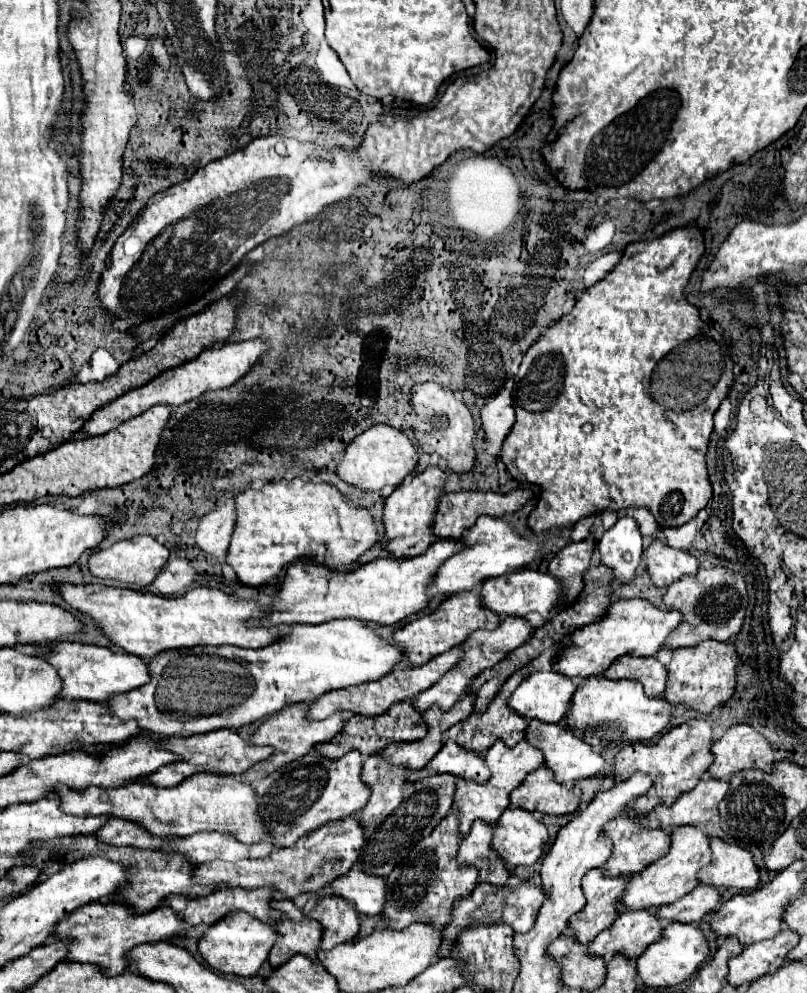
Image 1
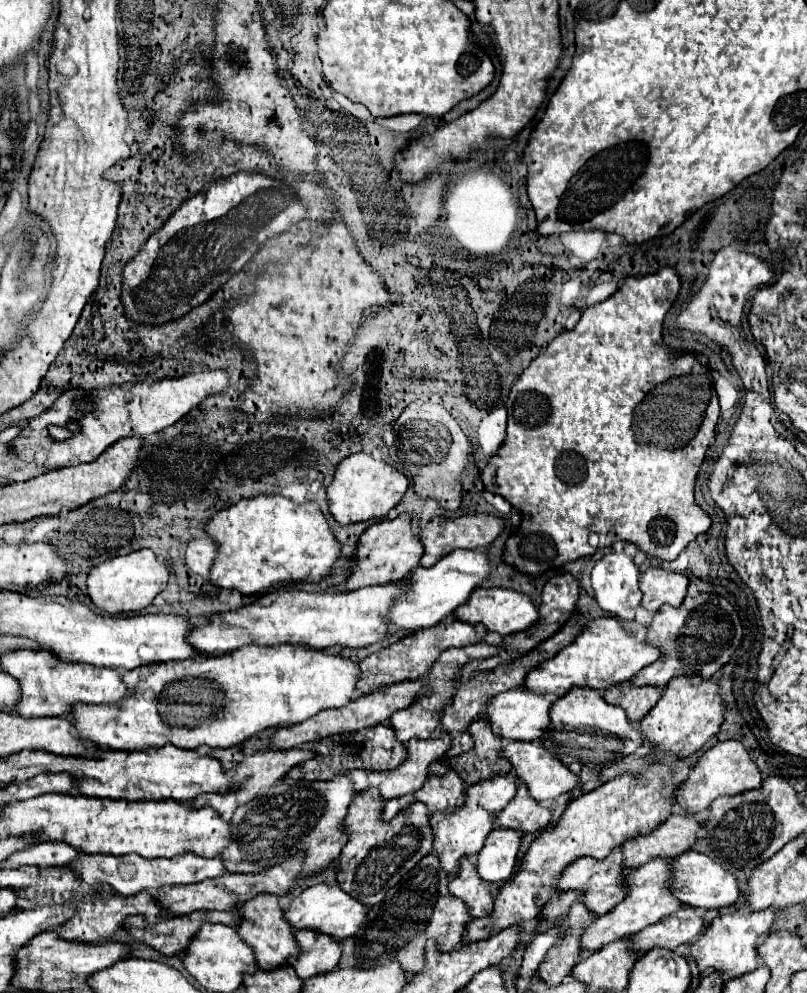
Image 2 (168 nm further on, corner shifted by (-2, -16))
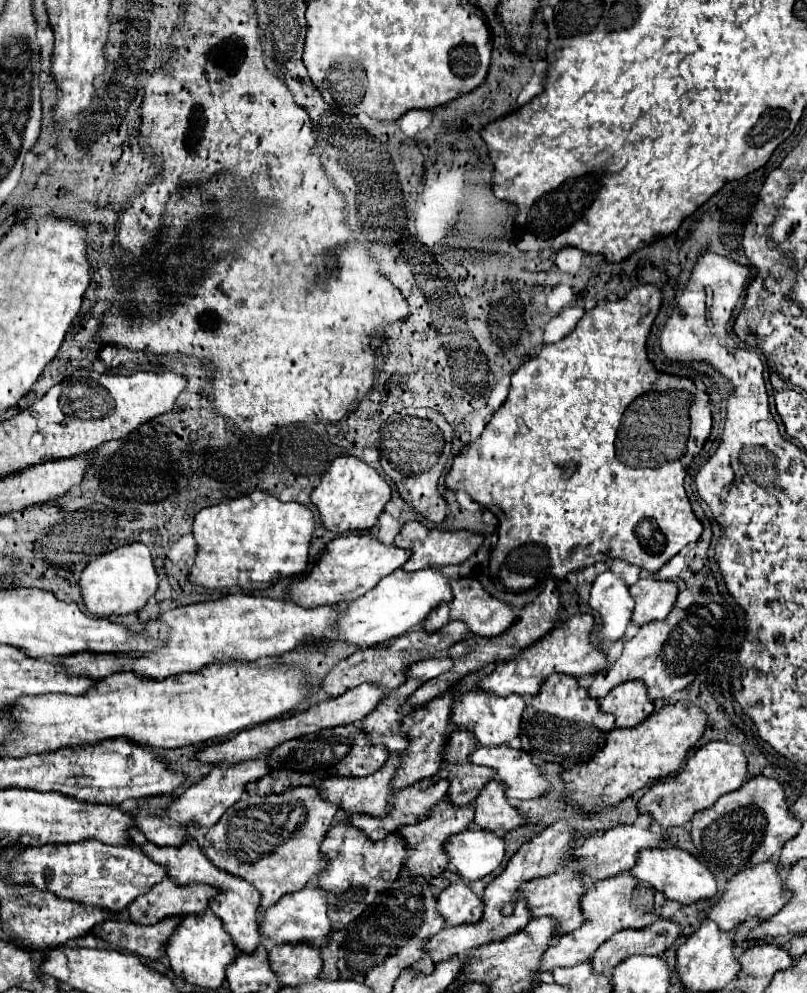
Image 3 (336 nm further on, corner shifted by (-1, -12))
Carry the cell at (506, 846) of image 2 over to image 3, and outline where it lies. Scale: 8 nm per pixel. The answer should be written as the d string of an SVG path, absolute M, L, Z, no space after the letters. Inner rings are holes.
M467 828L447 840L445 850L451 864L465 880L481 880L495 872L505 856L505 840L483 828Z

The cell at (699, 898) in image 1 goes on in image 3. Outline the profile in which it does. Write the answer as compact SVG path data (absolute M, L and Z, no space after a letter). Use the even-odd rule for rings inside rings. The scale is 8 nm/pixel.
M659 918L653 924L637 930L617 932L591 956L595 972L609 972L619 962L633 954L657 954L661 956L675 940L681 938L681 926L675 920Z

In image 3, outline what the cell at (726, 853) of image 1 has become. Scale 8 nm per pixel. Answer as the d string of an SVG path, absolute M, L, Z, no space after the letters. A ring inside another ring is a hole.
M675 846L639 852L639 860L631 874L663 892L669 900L677 900L681 904L695 904L697 900L709 900L717 894L717 878L713 876L713 872L705 864L701 864L693 854Z

